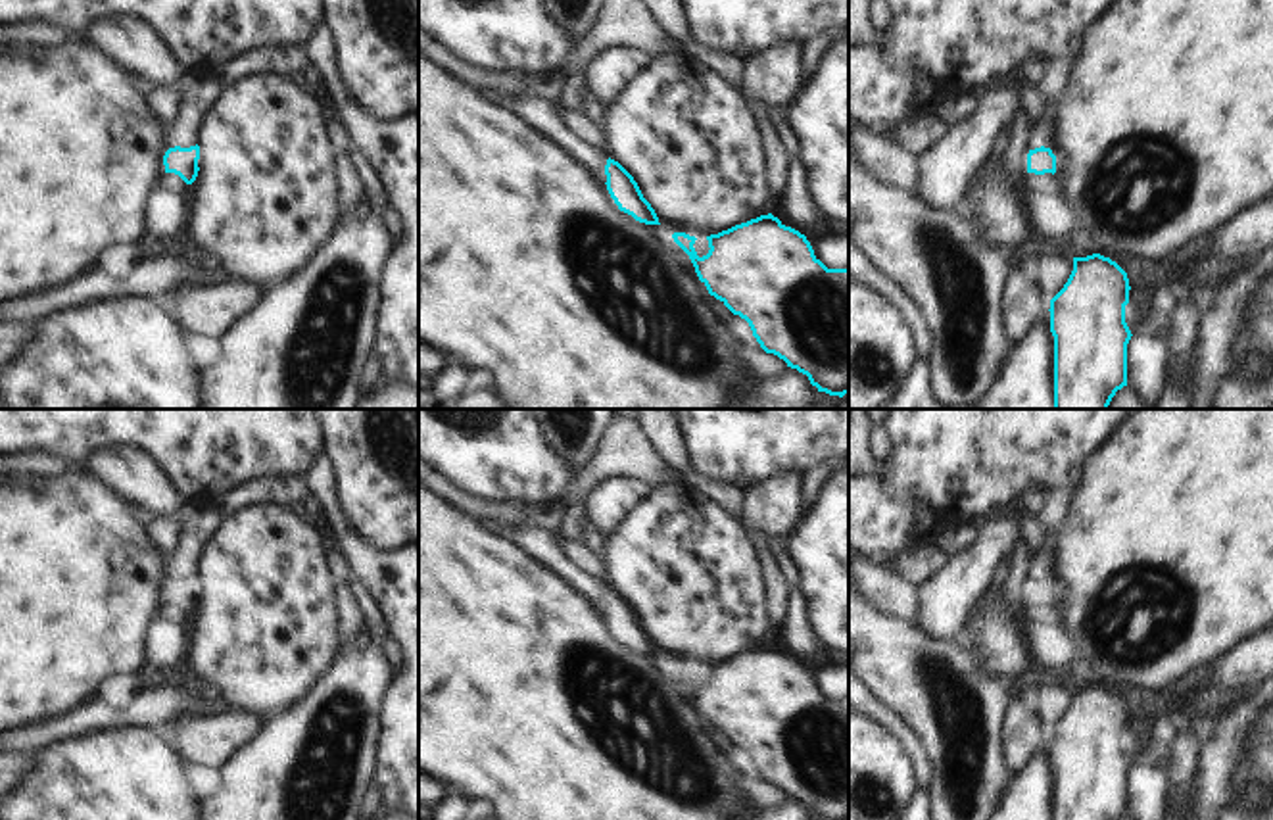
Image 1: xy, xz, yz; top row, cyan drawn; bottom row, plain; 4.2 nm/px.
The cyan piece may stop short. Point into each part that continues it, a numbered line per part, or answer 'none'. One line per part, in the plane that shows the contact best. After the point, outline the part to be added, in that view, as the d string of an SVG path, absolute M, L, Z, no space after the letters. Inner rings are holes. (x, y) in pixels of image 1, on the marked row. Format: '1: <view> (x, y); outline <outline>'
1: yz (1049, 183); outline M1025 171L1025 173L1021 173L1021 182L1025 188L1037 188L1037 190L1048 192L1056 198L1062 198L1066 202L1062 182L1052 173L1035 175L1035 173Z

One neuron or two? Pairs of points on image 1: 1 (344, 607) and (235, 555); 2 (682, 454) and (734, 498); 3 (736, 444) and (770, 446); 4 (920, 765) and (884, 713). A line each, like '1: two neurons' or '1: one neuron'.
1: two neurons
2: one neuron
3: one neuron
4: one neuron

